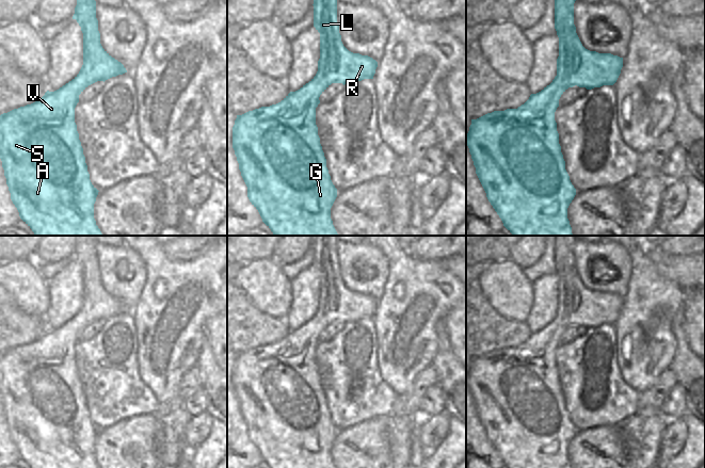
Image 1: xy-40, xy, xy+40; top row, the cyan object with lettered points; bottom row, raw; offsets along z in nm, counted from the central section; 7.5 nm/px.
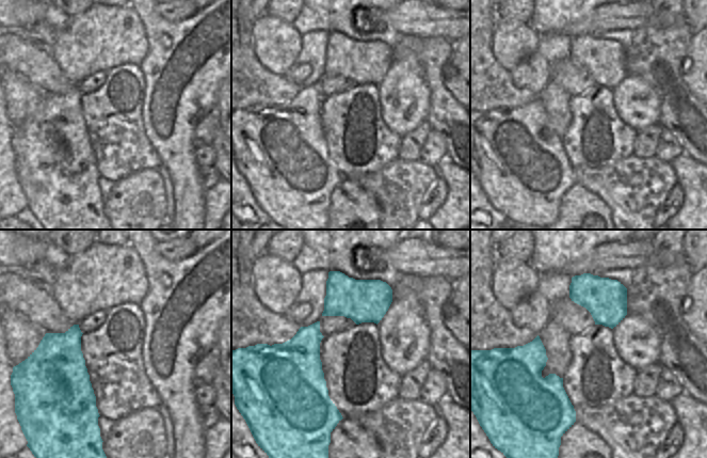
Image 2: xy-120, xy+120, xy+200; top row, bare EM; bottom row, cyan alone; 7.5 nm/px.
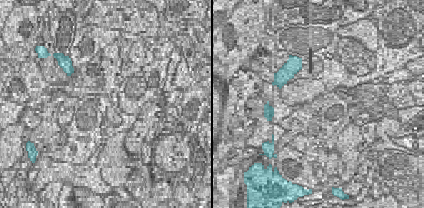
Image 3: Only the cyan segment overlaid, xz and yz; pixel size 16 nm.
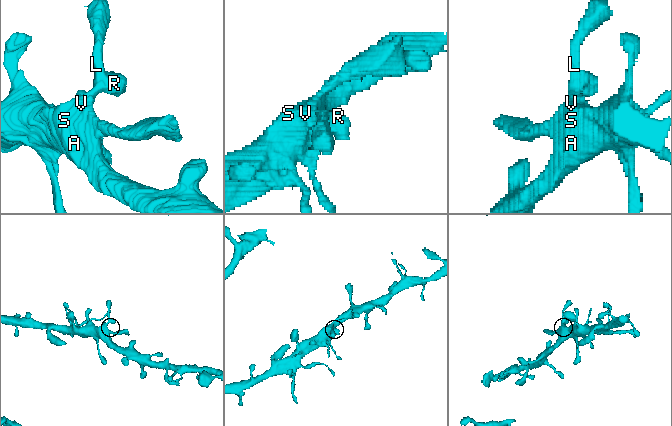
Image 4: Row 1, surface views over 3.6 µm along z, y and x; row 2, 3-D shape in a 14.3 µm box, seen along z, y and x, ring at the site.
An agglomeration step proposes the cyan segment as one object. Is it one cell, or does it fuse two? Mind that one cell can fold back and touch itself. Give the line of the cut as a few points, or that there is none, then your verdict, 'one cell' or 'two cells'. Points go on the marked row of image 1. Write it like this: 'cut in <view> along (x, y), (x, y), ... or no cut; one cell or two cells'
no cut; one cell

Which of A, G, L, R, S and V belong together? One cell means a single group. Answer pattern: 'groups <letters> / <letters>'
groups A G L R S V

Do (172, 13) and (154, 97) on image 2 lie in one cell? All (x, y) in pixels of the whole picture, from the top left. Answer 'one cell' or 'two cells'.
two cells

